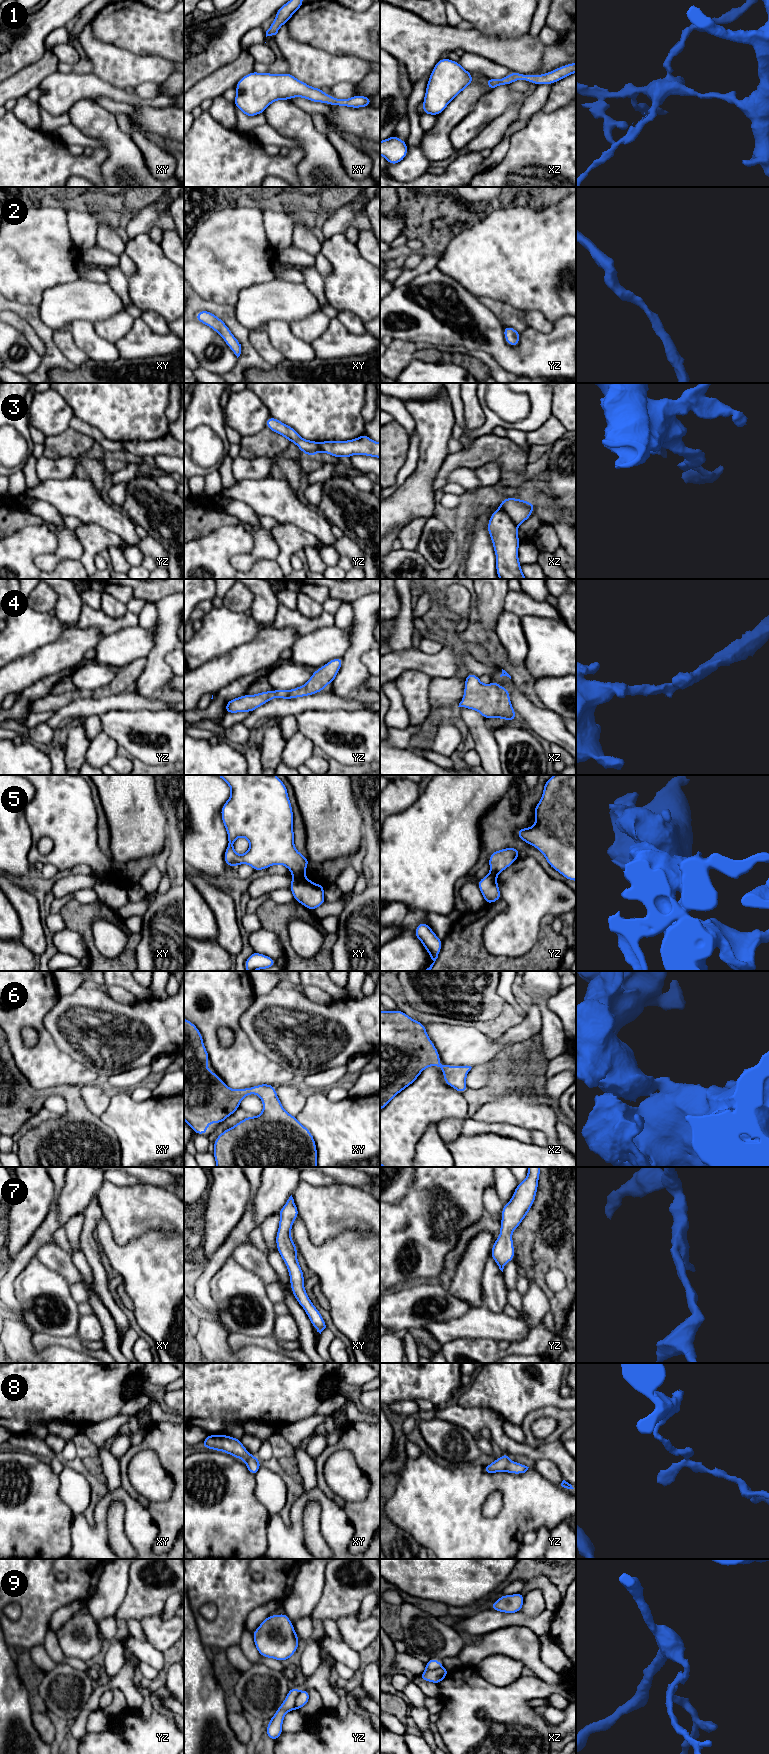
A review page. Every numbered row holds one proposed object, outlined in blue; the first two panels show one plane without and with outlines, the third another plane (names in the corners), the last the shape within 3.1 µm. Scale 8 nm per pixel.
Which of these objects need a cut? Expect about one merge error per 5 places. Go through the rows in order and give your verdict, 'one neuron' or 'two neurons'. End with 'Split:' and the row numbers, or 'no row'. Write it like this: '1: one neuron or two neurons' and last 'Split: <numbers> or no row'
1: one neuron
2: one neuron
3: two neurons
4: one neuron
5: two neurons
6: one neuron
7: one neuron
8: one neuron
9: two neurons
Split: 3, 5, 9

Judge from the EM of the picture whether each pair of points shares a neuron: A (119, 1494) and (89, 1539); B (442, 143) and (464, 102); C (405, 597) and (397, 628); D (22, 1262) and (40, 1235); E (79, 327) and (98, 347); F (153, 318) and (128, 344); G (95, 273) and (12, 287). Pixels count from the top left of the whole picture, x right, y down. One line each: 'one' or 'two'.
A: one
B: one
C: one
D: one
E: one
F: two
G: two

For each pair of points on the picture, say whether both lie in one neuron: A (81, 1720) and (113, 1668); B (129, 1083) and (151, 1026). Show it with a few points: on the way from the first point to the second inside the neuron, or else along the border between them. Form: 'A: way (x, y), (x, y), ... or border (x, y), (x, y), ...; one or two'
A: border (125, 1655), (124, 1665), (112, 1676); two
B: border (149, 1065), (112, 1074); two

